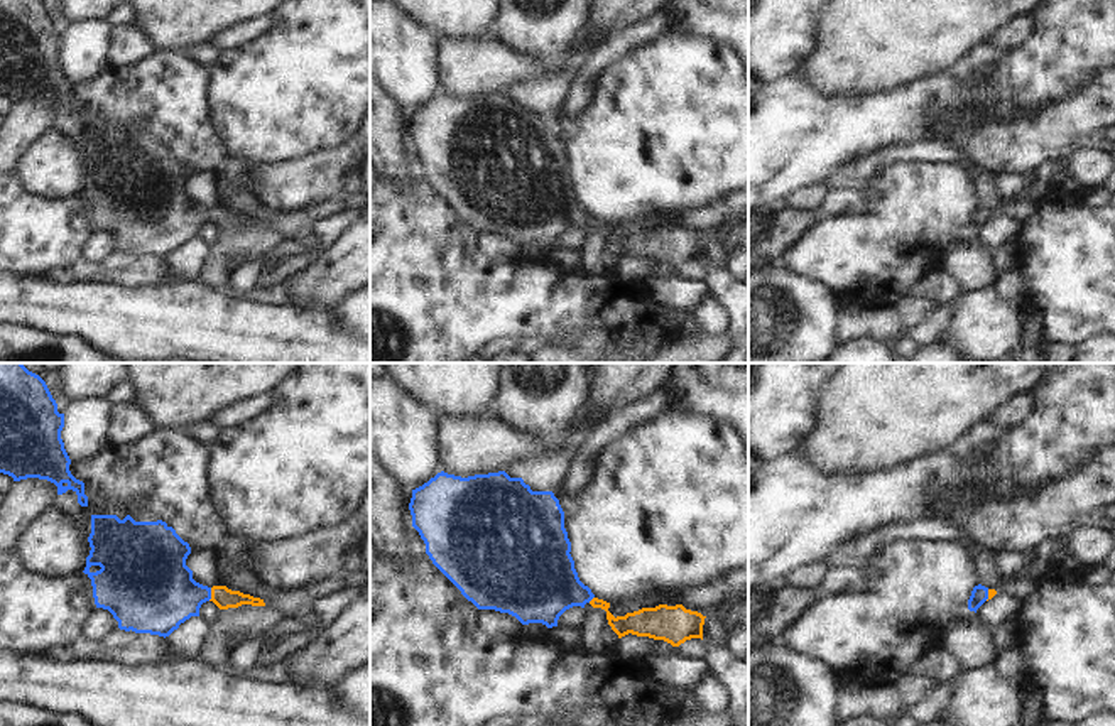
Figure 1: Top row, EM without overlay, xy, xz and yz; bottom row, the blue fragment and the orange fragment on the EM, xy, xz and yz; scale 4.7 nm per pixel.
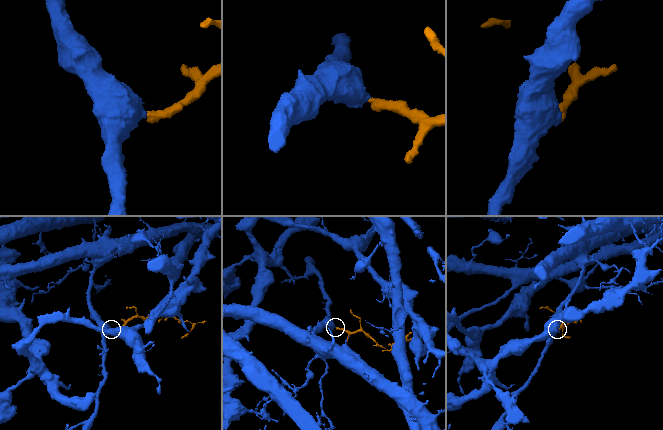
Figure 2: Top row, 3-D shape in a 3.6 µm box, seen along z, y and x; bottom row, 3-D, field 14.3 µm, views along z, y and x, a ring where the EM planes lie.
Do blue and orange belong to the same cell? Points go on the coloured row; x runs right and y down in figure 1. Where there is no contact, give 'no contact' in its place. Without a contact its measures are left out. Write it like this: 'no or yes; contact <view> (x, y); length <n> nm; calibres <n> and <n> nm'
yes; contact xy (210, 595); length 70 nm; calibres 360 and 100 nm

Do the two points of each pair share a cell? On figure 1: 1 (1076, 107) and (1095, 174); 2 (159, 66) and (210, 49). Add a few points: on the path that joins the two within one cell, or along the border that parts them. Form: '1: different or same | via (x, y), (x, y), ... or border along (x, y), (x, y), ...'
1: different | border along (1097, 147), (1080, 151), (1070, 161)
2: different | border along (181, 53), (210, 68)

